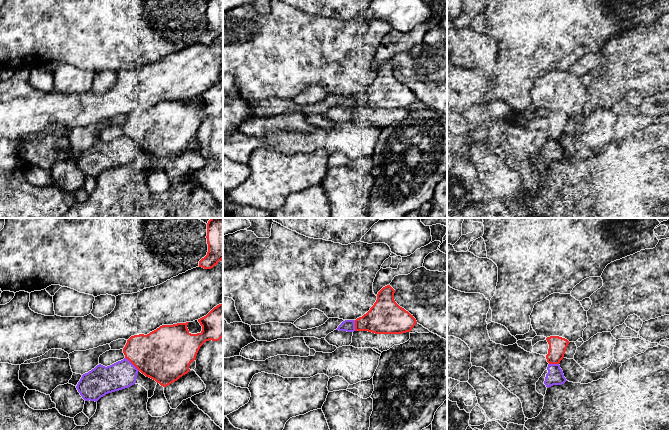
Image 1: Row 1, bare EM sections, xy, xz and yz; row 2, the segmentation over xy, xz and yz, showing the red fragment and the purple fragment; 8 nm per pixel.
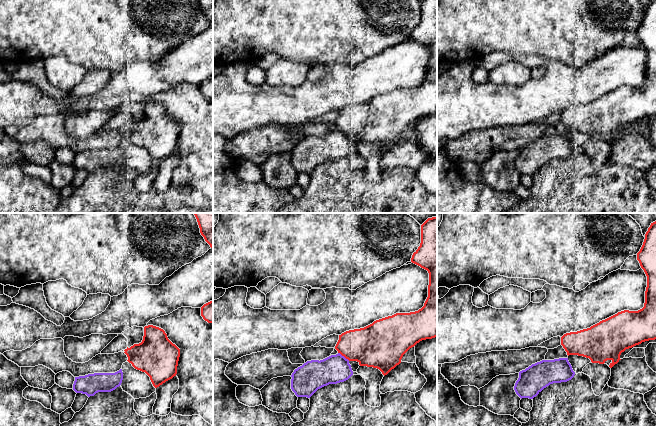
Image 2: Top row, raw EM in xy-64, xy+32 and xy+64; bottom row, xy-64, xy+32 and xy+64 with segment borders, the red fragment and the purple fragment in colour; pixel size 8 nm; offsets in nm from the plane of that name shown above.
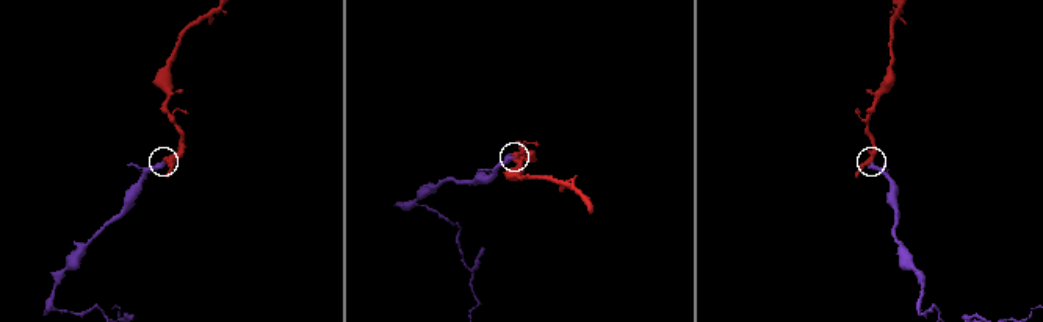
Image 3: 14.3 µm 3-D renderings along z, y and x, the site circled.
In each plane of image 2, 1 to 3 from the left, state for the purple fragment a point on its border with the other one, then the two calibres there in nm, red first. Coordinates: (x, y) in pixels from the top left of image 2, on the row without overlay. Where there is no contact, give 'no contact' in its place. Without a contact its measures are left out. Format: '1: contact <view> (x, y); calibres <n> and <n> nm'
1: no contact
2: contact xy+32 (344, 132); calibres 340 and 220 nm
3: no contact

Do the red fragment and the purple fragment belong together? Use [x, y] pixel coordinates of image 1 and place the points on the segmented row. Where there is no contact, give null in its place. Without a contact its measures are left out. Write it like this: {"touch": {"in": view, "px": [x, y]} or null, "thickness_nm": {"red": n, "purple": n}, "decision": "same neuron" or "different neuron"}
{"touch": {"in": "xy", "px": [132, 363]}, "thickness_nm": {"red": 420, "purple": 220}, "decision": "different neuron"}

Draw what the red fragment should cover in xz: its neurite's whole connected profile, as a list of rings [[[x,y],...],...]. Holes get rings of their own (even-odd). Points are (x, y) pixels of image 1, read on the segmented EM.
[[[387,285],[377,294],[377,300],[370,310],[355,320],[355,331],[375,334],[402,334],[410,332],[416,319],[394,300],[395,290]]]

